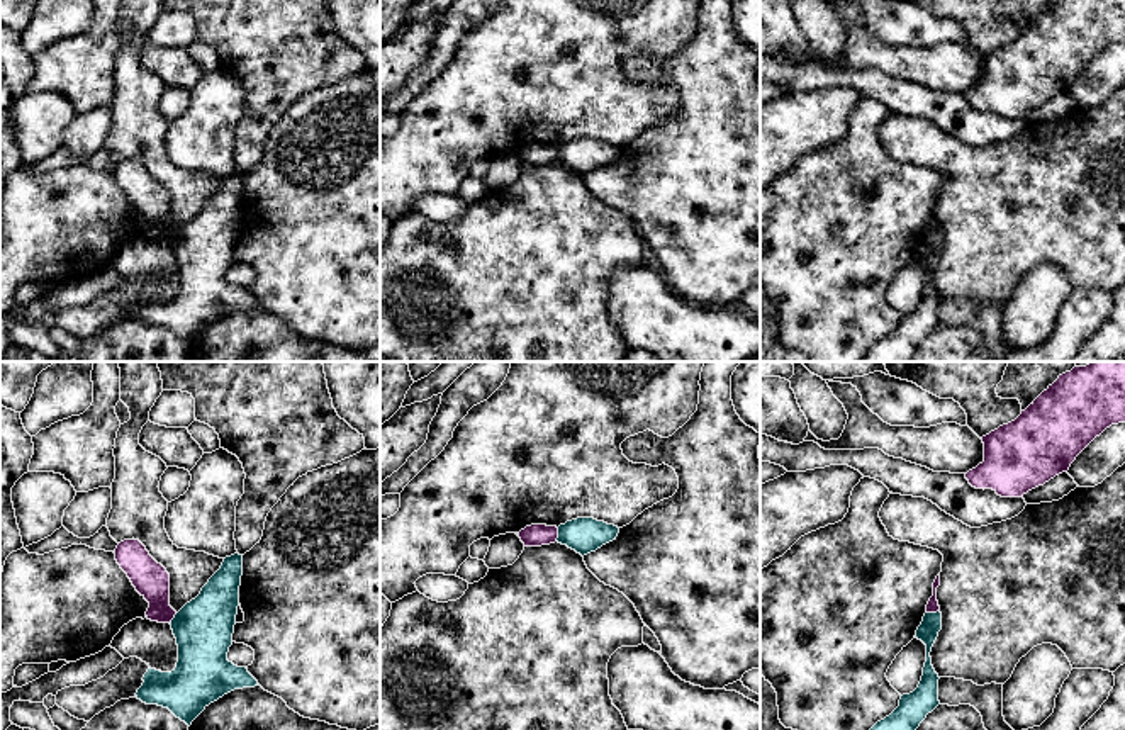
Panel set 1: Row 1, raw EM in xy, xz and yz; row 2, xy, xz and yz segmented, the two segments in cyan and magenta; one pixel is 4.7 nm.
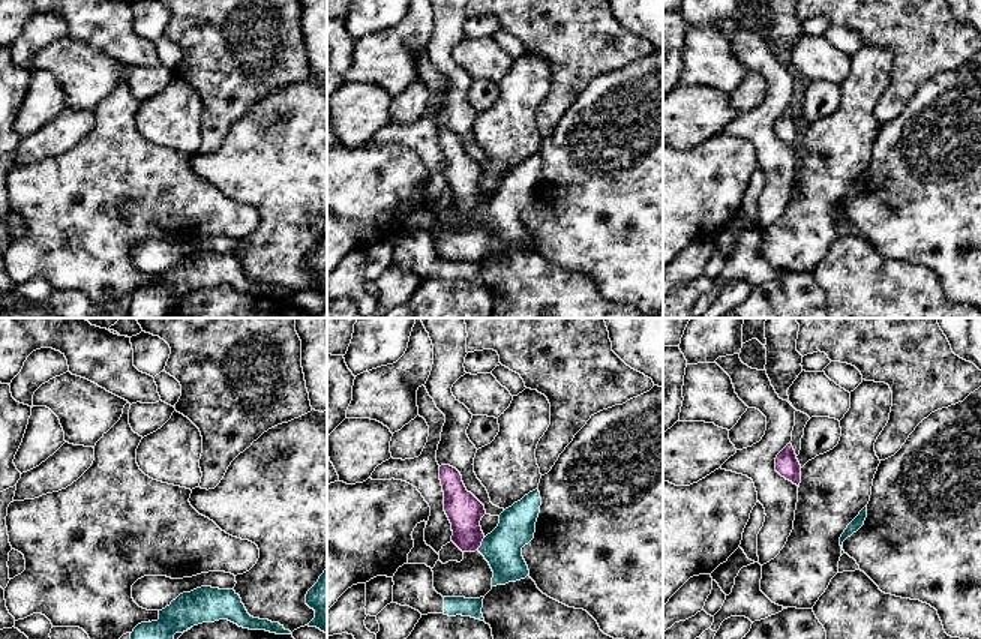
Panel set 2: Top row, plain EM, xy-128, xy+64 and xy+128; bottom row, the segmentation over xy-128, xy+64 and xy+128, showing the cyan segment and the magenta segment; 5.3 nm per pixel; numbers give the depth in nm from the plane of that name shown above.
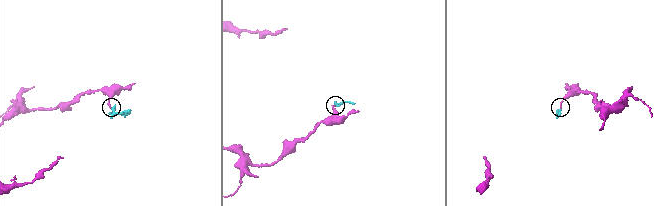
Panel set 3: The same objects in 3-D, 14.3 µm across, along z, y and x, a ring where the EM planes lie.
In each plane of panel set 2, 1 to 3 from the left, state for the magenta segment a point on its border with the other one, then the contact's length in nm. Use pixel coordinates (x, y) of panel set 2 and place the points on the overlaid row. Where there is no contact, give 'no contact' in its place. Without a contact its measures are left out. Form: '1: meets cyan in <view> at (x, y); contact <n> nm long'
1: no contact
2: meets cyan in xy+64 at (482, 543); contact 80 nm long
3: no contact

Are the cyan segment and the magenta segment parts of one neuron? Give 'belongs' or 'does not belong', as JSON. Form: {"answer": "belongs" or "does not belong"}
{"answer": "does not belong"}

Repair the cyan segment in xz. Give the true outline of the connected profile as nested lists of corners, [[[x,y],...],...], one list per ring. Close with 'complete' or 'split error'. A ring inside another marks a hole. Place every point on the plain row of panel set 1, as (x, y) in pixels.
[[[577,138],[558,146],[557,161],[582,177],[616,160],[619,148],[594,138]]] | complete

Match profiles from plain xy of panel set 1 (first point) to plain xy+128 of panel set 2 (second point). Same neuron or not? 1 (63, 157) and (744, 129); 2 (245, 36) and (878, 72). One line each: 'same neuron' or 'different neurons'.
1: same neuron
2: different neurons

